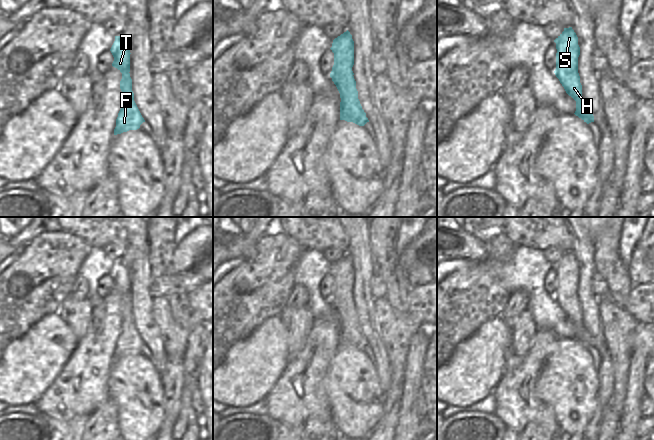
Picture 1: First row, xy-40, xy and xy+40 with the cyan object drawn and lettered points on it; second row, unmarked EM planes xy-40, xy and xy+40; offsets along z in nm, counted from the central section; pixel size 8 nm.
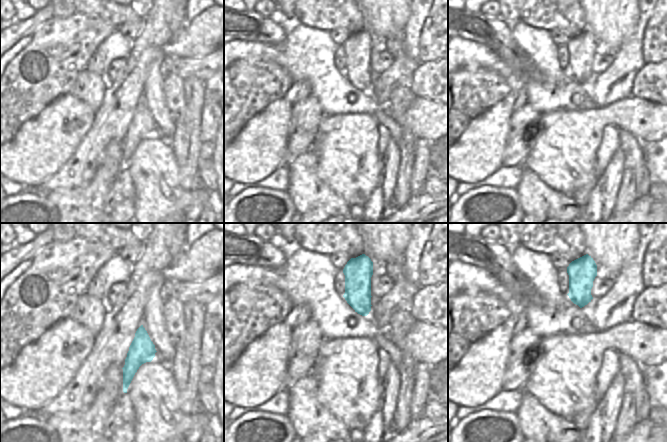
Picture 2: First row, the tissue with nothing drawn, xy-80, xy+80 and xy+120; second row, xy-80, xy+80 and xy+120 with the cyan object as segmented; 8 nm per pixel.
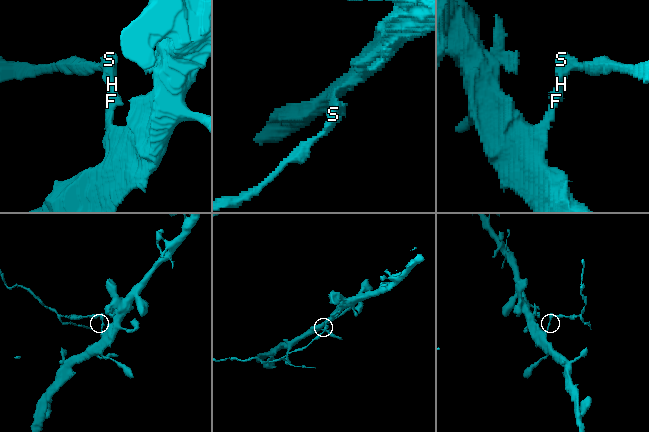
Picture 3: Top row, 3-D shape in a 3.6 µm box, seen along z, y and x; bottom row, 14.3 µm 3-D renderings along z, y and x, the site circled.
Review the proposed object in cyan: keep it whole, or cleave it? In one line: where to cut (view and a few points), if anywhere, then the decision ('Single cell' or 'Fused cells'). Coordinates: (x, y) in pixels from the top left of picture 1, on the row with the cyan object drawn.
Split along xy (352, 74), (343, 74), (332, 78). Fused cells.

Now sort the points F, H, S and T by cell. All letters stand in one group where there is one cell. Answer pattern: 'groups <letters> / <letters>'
groups F H / S T

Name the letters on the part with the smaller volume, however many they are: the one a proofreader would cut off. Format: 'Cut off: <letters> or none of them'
Cut off: S, T

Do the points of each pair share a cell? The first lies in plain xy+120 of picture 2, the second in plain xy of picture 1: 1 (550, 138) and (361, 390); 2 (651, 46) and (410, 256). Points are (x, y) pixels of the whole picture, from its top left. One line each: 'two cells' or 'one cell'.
1: one cell
2: two cells

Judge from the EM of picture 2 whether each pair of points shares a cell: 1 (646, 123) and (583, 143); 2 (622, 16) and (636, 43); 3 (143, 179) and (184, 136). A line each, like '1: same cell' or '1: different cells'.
1: same cell
2: different cells
3: different cells

